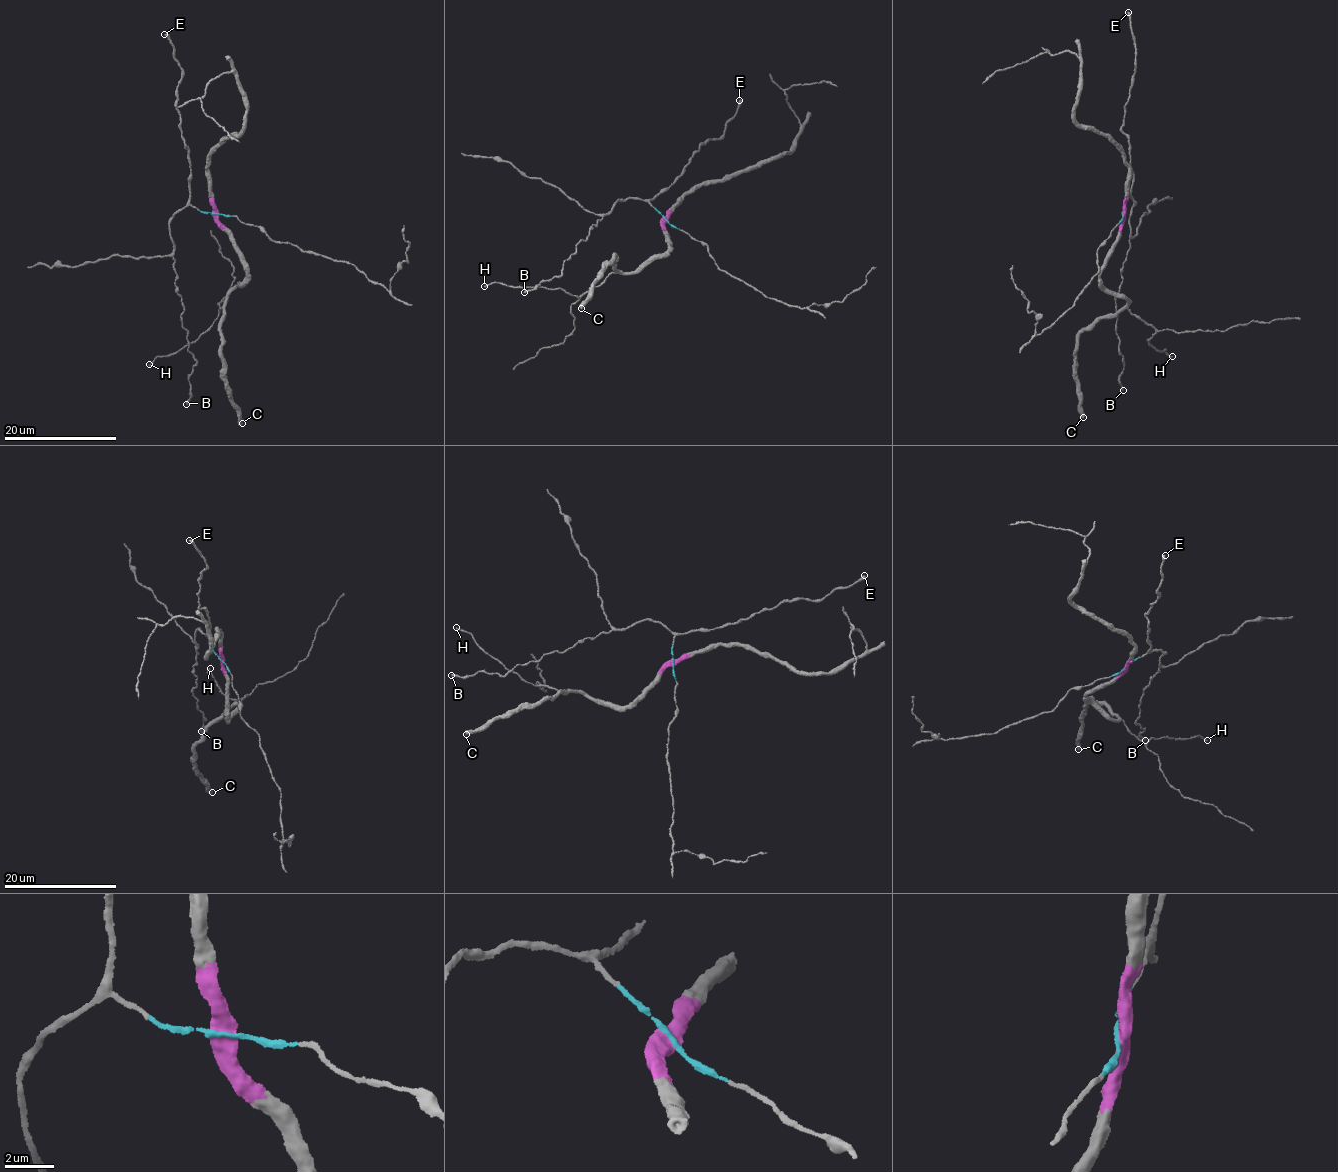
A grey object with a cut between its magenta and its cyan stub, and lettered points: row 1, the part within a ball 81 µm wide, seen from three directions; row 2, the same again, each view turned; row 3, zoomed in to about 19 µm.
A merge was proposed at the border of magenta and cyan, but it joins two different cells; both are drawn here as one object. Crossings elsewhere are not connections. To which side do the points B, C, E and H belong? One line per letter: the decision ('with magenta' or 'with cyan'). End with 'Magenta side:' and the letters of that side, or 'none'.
B: with cyan
C: with magenta
E: with cyan
H: with magenta
Magenta side: C, H

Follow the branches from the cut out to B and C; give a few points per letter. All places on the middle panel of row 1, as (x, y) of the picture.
B: (665, 218), (645, 200), (618, 200), (590, 226), (585, 240), (575, 244), (561, 274), (524, 292)
C: (665, 219), (661, 223), (668, 250), (634, 272), (624, 274), (614, 268), (616, 256), (597, 274), (581, 309)

